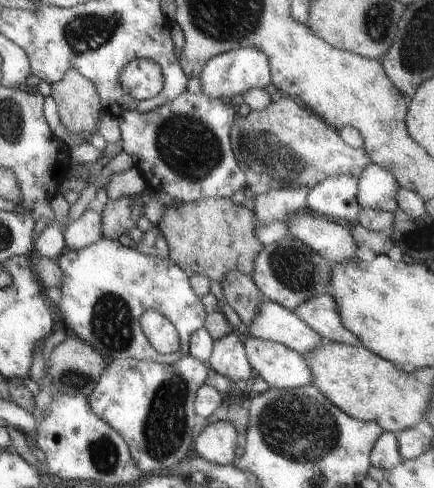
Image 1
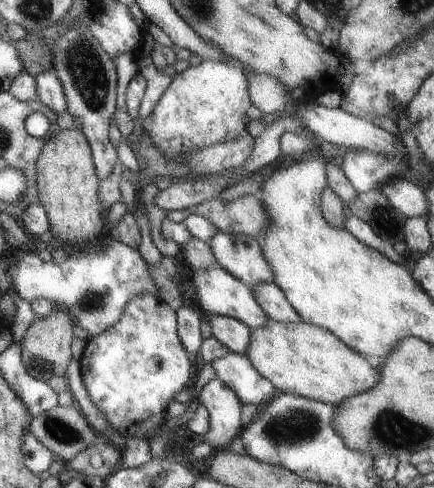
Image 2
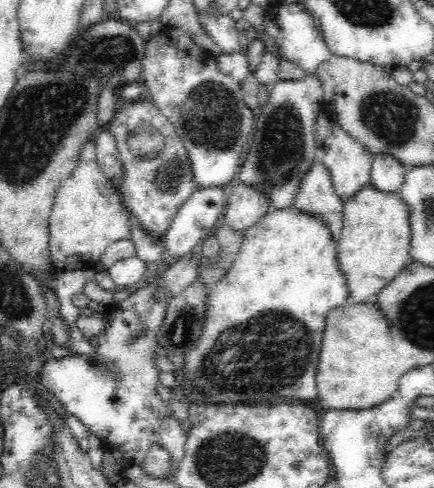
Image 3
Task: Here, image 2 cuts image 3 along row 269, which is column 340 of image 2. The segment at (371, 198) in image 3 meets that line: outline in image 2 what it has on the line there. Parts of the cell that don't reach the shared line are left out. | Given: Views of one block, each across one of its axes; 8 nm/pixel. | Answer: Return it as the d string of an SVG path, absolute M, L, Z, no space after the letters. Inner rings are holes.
M269 320L263 328L251 330L249 350L245 356L253 368L275 386L277 392L331 404L333 408L377 386L381 378L381 362L351 350L329 330L307 322L281 324Z

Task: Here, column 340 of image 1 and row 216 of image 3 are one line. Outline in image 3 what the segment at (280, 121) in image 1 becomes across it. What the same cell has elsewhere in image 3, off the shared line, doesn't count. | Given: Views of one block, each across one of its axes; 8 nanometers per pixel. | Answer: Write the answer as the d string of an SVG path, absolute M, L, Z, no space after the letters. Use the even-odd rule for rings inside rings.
M150 98L142 102L132 102L118 112L110 124L108 130L116 136L118 154L122 160L122 174L124 182L120 186L122 204L128 210L128 214L136 214L138 222L144 226L144 230L156 238L162 238L166 230L170 230L178 210L188 202L188 198L194 194L194 170L188 160L188 152L178 138L178 132L166 116L160 114L160 110L154 106Z

